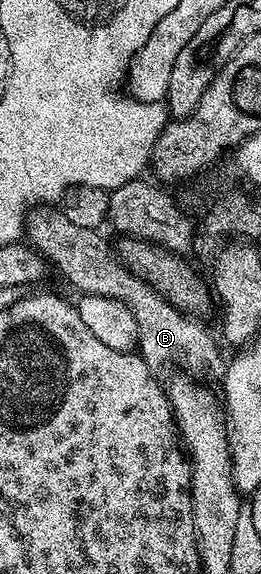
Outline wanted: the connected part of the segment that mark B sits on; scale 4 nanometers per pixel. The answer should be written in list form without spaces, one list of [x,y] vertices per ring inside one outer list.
[[[41,203],[30,208],[24,218],[23,237],[32,248],[36,249],[50,266],[53,265],[78,289],[78,294],[91,296],[109,296],[121,300],[130,308],[138,323],[139,352],[154,371],[165,369],[168,365],[183,365],[191,369],[205,369],[209,365],[209,333],[201,326],[200,320],[194,319],[188,313],[180,313],[167,299],[163,299],[143,279],[139,279],[119,260],[118,254],[109,250],[109,245],[100,237],[96,229],[79,227],[71,223],[60,207],[50,207]]]

